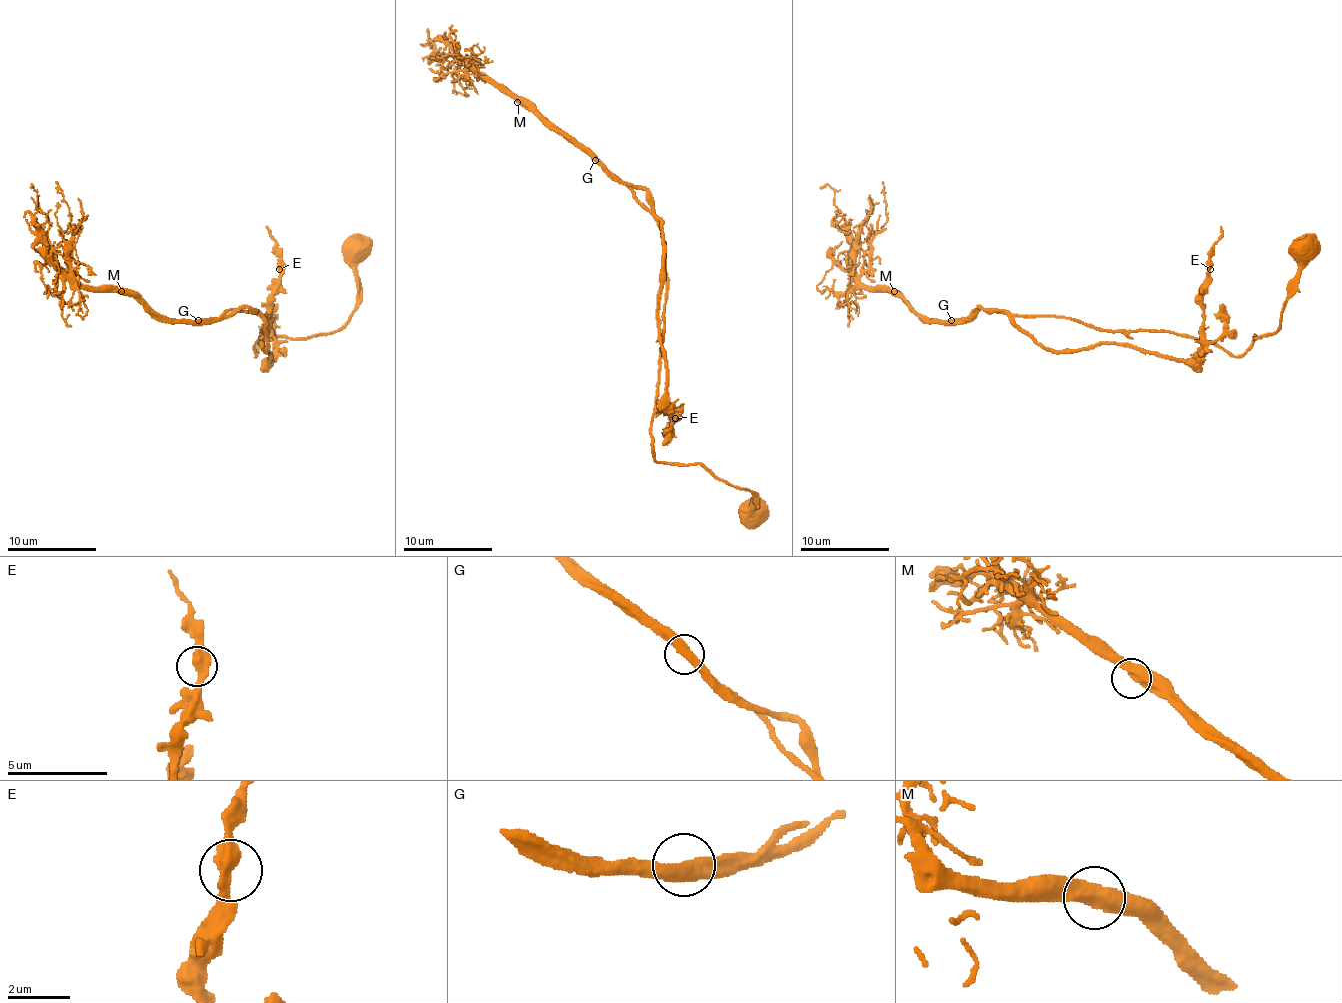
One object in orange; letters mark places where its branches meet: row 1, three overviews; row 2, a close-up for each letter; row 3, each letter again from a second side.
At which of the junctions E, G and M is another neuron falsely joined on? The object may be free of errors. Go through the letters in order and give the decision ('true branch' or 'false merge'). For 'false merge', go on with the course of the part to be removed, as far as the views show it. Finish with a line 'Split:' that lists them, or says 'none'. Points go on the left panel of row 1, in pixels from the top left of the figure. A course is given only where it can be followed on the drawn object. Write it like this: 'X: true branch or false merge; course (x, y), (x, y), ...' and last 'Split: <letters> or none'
E: true branch
G: true branch
M: true branch
Split: none

